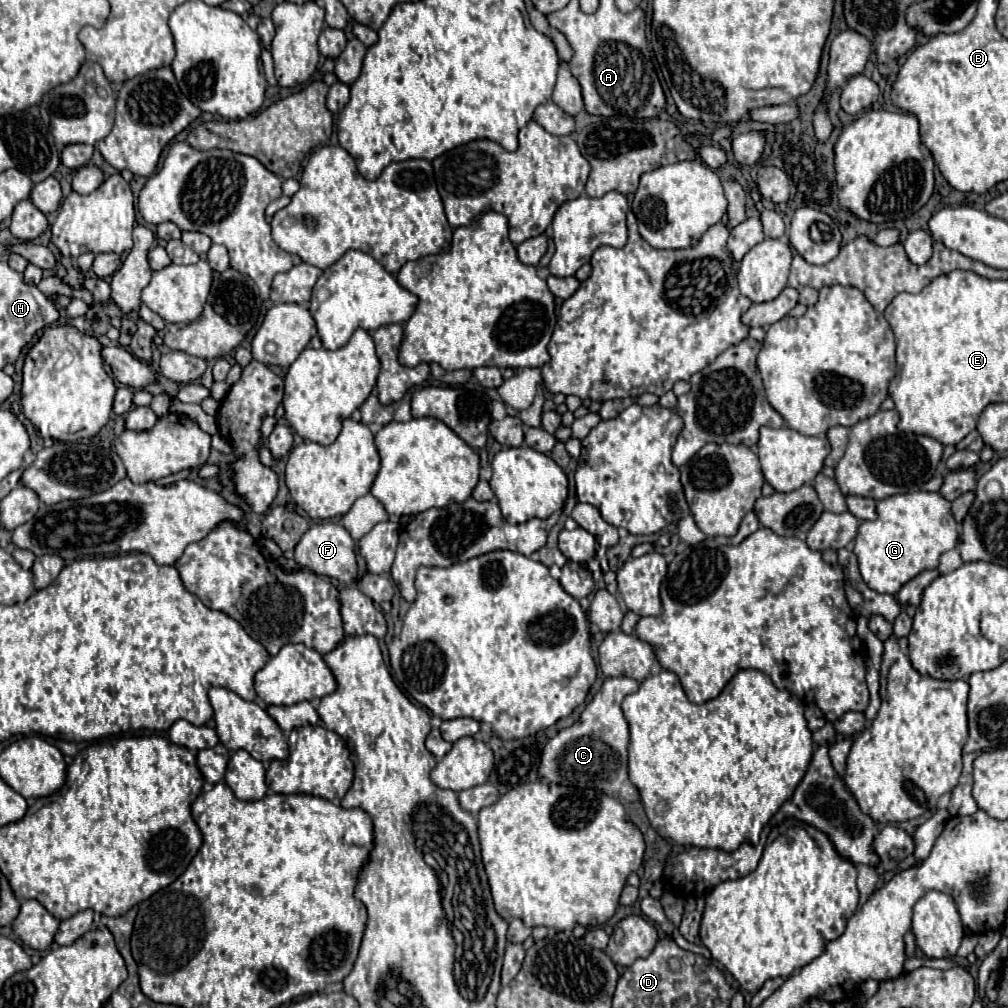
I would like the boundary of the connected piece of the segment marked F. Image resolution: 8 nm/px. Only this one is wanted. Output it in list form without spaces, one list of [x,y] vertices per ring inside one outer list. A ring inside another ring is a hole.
[[[333,521],[313,523],[311,529],[301,537],[295,547],[295,561],[301,567],[315,571],[321,577],[337,579],[339,583],[353,585],[357,581],[357,561],[355,561],[355,541],[351,539],[349,531]]]

